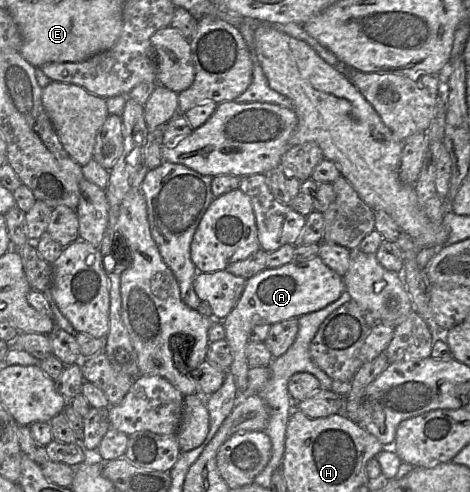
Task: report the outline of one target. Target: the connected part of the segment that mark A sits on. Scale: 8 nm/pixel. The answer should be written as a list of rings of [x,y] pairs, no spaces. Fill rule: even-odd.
[[[319,256],[306,261],[292,261],[277,268],[266,268],[249,278],[237,305],[222,321],[225,340],[231,347],[233,357],[229,372],[234,376],[238,394],[249,394],[247,382],[250,367],[246,357],[246,346],[254,326],[272,325],[318,311],[336,301],[344,291],[343,277],[330,269]]]

